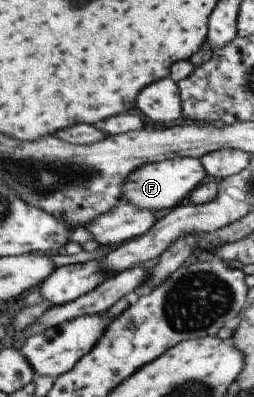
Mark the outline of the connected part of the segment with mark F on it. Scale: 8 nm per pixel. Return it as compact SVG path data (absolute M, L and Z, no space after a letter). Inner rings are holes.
M174 158L146 164L131 174L126 182L123 190L124 196L121 196L121 200L124 203L137 206L141 210L164 214L175 210L182 203L188 202L190 194L208 179L208 172L203 166L203 161L198 158Z

